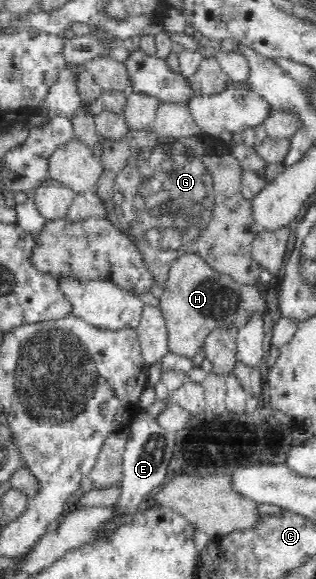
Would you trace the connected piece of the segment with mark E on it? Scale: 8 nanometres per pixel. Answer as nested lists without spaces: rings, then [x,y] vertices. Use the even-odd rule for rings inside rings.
[[[145,414],[134,418],[128,427],[130,429],[130,436],[127,438],[122,452],[121,463],[123,469],[121,484],[119,485],[121,488],[120,496],[116,500],[116,504],[108,506],[110,516],[104,520],[104,523],[101,523],[93,530],[88,546],[98,544],[98,542],[110,542],[110,538],[124,524],[132,520],[132,516],[141,509],[150,493],[157,486],[160,486],[164,482],[164,478],[166,478],[166,467],[170,462],[173,447],[175,446],[175,432],[170,432],[170,430],[160,427],[156,423],[155,417]]]

